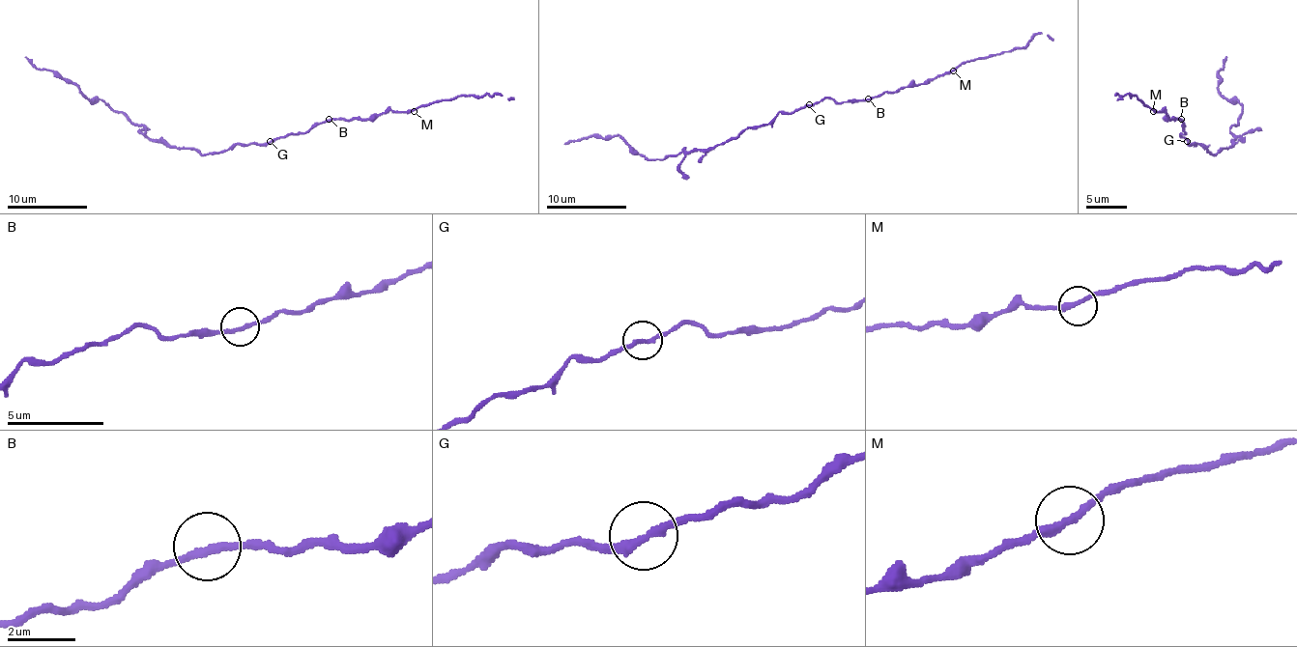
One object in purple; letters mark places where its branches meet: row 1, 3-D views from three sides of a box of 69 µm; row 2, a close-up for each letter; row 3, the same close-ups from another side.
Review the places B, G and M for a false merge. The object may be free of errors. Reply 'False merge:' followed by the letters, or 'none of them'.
False merge: G

